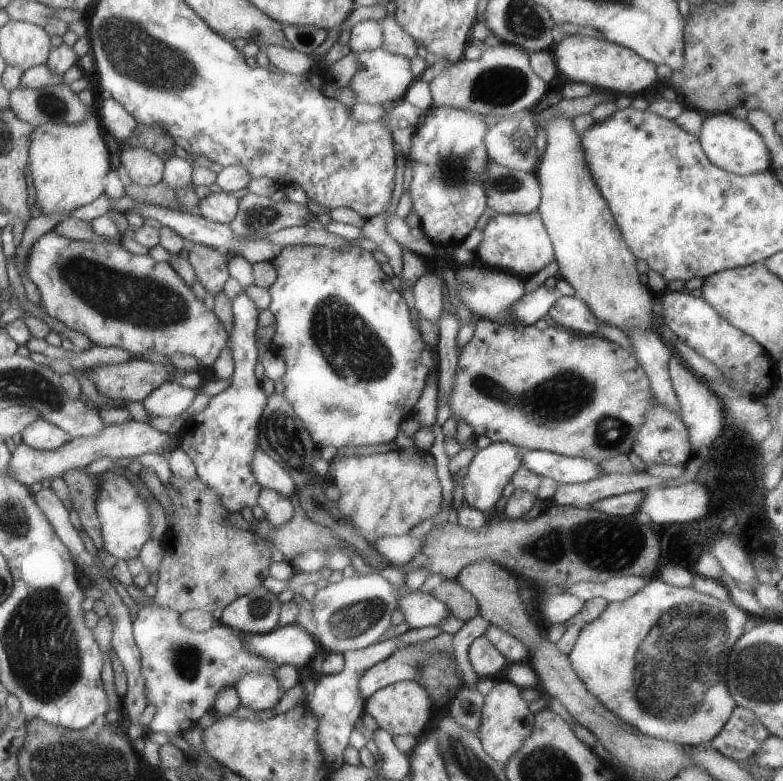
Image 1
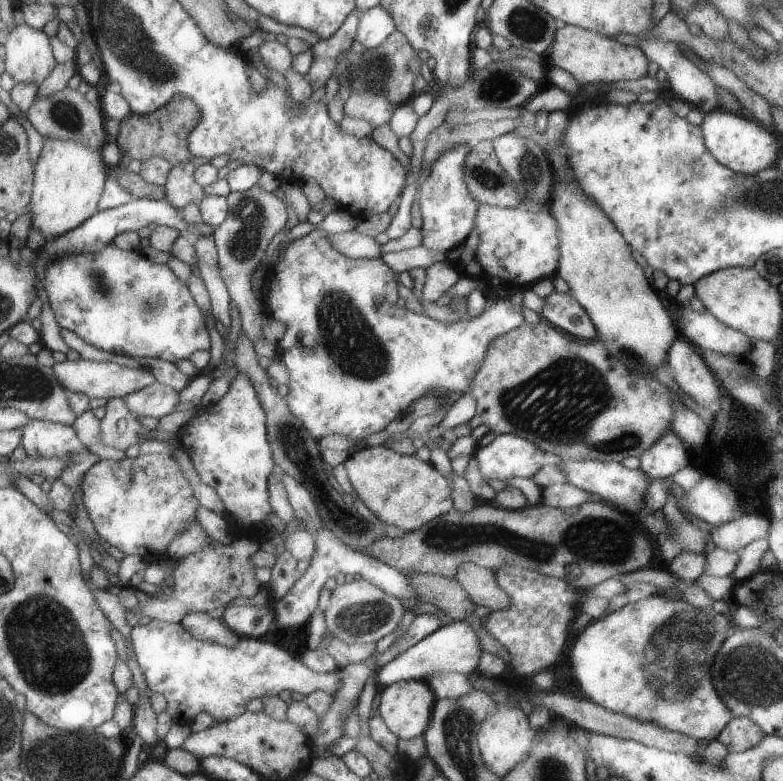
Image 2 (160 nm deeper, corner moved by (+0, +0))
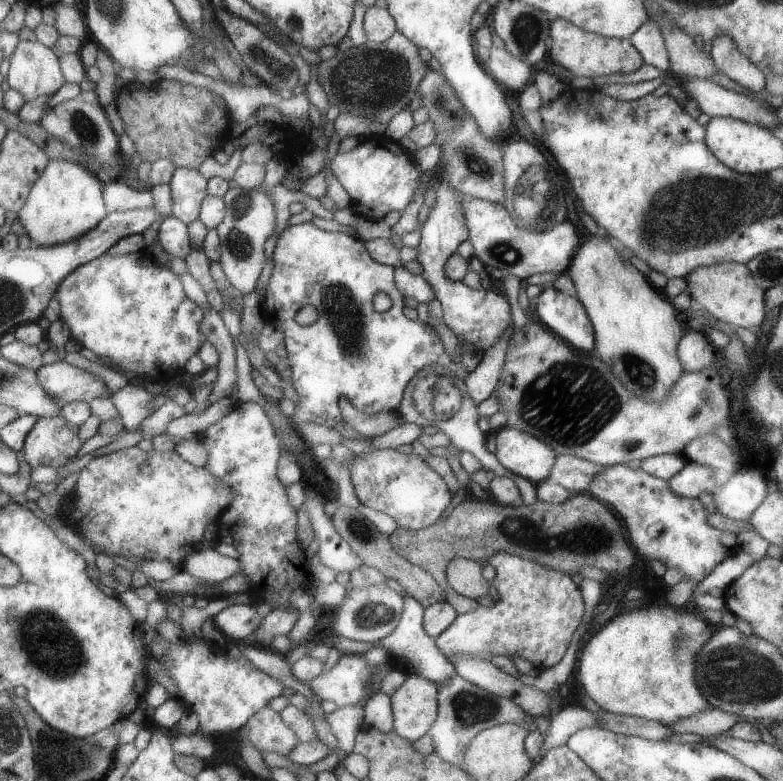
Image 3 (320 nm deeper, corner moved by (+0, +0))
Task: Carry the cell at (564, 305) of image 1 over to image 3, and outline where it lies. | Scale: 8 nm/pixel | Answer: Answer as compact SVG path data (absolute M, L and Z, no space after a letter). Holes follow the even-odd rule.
M545 285L532 306L537 320L571 348L588 354L595 346L594 330L579 299Z

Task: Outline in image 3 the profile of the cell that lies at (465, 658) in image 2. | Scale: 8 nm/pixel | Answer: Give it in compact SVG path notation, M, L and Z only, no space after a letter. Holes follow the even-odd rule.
M497 551L495 554L488 556L488 559L485 560L484 564L490 564L495 569L495 576L493 577L492 584L499 596L497 601L491 603L489 606L477 605L473 610L457 615L455 620L445 630L434 638L435 646L446 656L446 658L457 653L485 660L490 660L490 658L497 655L504 657L519 656L519 658L524 658L531 662L531 664L533 664L539 671L543 671L546 668L549 668L549 666L557 664L557 662L563 658L563 653L567 650L567 646L569 646L571 636L573 636L575 628L581 624L581 616L583 616L583 600L581 599L581 592L579 591L577 580L569 576L567 573L544 567L543 565L535 563L534 560L524 559L505 551Z

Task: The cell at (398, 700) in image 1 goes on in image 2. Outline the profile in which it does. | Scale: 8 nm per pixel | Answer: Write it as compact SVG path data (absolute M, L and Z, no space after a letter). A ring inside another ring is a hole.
M406 680L382 688L377 710L398 739L412 739L427 728L434 692L423 680Z

